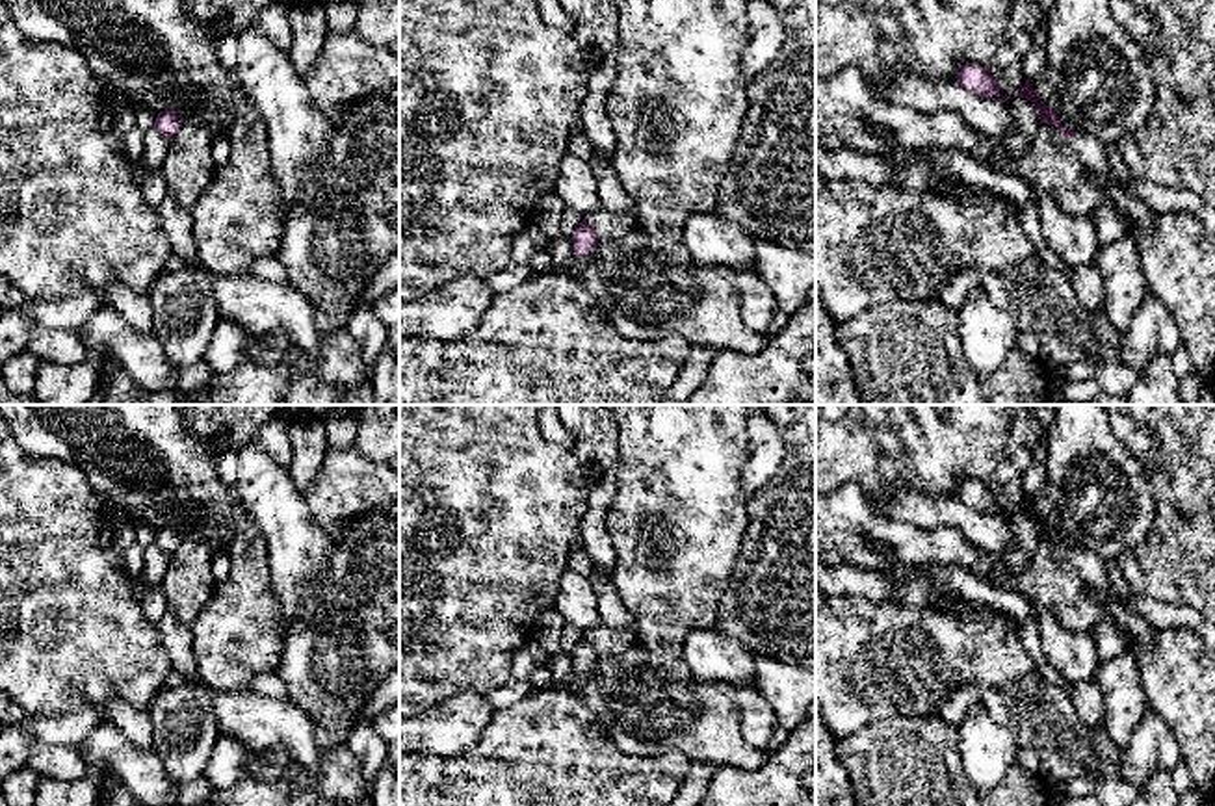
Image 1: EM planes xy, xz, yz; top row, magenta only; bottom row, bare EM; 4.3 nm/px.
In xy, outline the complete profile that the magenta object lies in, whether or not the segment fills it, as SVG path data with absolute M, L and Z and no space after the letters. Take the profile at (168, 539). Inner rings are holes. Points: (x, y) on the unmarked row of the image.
M165 526L158 529L154 544L162 553L173 557L180 546L180 531L175 526Z

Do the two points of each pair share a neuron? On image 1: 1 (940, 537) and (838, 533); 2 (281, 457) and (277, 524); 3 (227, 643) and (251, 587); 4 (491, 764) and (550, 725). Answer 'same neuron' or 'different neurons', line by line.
1: same neuron
2: different neurons
3: same neuron
4: same neuron

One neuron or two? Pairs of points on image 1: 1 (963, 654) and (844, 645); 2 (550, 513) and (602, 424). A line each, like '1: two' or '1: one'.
1: one
2: two

